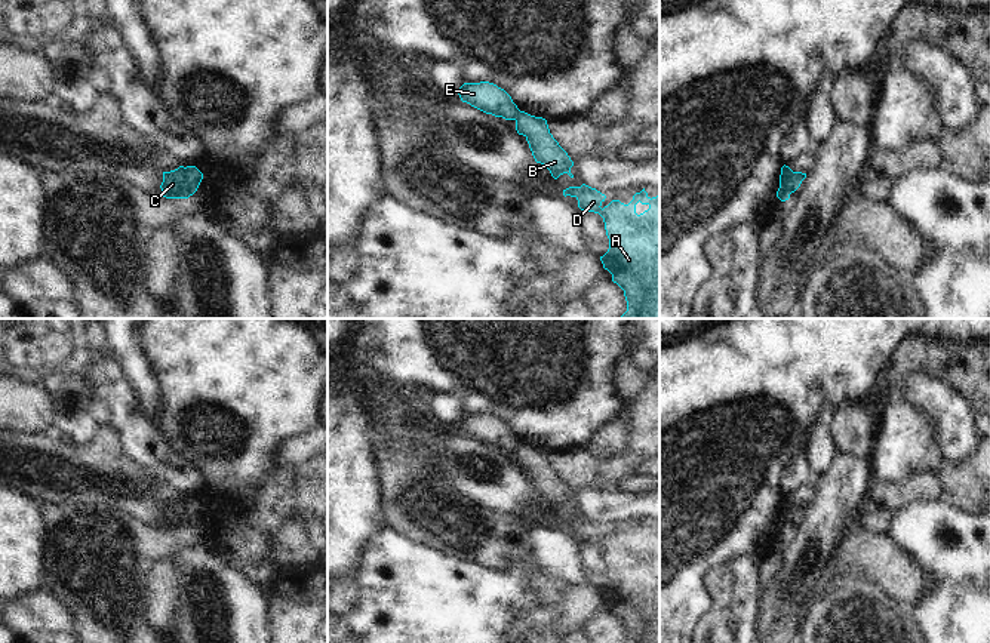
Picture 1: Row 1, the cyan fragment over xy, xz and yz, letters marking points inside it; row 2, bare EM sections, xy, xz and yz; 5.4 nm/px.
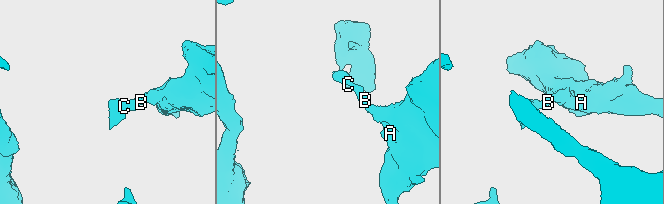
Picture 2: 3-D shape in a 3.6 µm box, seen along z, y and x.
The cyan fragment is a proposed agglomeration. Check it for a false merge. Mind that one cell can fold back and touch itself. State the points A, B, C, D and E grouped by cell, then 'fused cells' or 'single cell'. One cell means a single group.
A B D / C E | fused cells

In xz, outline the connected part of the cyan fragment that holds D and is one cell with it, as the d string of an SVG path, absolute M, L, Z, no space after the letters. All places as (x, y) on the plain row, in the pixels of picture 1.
M585 516L563 522L563 527L575 529L581 542L603 550L609 581L600 593L612 606L612 613L624 622L627 643L660 643L660 527L651 530L643 520L628 536L612 532L603 541L606 527Z

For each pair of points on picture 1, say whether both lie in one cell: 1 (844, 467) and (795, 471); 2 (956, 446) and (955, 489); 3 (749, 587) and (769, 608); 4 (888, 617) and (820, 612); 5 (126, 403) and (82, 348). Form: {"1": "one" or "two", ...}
{"1": "two", "2": "two", "3": "two", "4": "one", "5": "two"}

